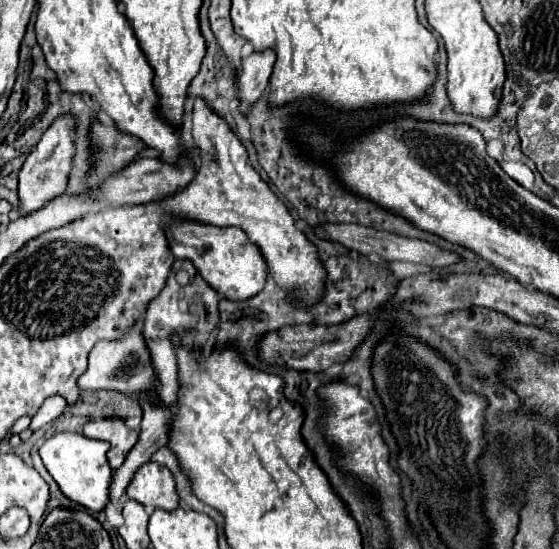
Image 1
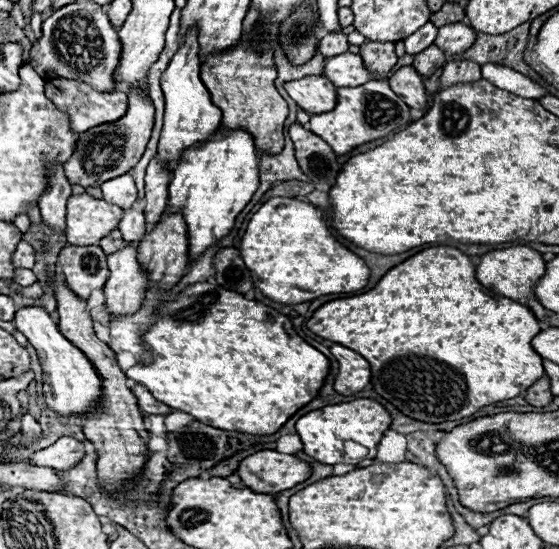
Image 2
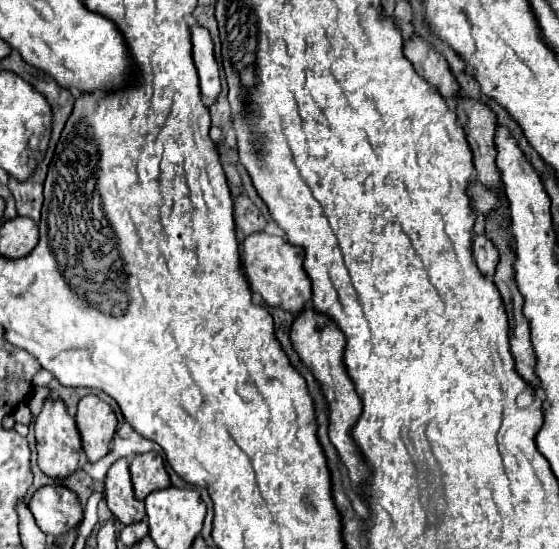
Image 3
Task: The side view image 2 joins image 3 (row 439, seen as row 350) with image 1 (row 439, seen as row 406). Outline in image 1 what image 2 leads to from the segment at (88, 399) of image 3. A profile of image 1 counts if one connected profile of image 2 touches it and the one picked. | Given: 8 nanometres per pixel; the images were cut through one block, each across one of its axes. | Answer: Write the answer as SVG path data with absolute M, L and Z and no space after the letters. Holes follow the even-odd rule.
M120 418L90 420L84 424L84 436L110 442L108 462L112 470L118 470L122 466L122 462L126 460L126 454L138 442L138 432L128 428Z

